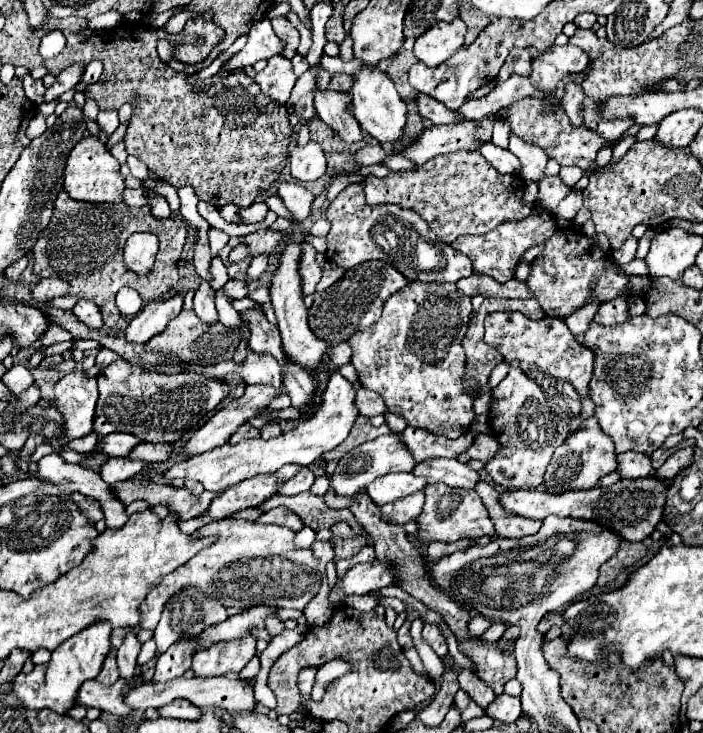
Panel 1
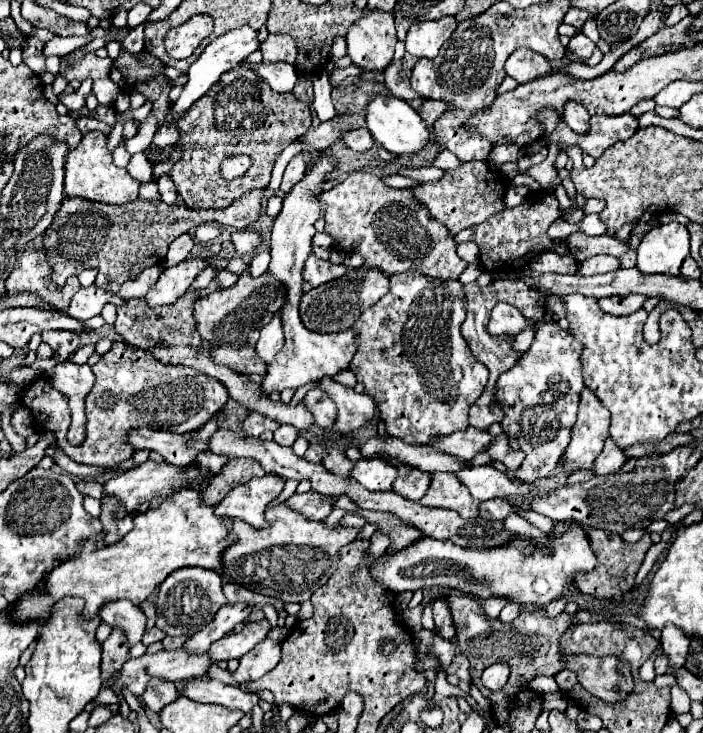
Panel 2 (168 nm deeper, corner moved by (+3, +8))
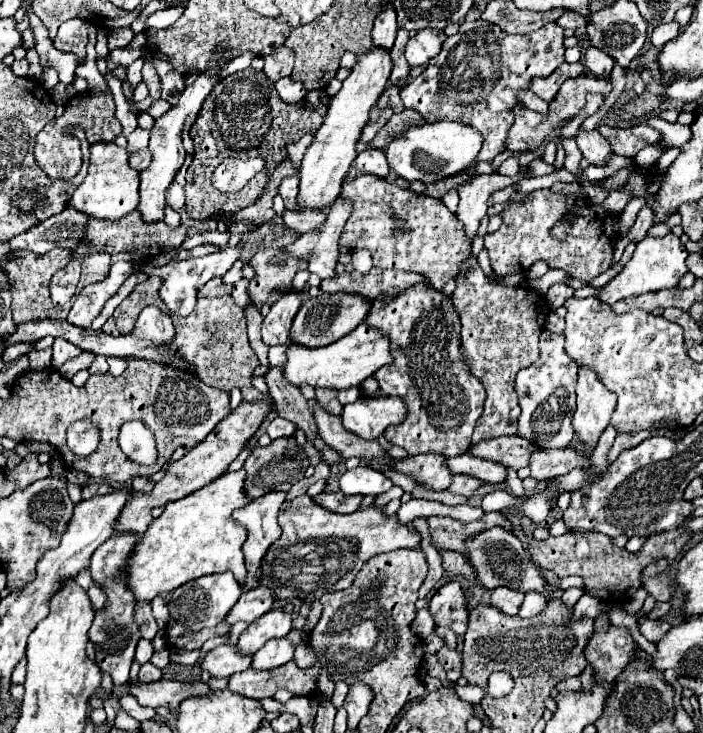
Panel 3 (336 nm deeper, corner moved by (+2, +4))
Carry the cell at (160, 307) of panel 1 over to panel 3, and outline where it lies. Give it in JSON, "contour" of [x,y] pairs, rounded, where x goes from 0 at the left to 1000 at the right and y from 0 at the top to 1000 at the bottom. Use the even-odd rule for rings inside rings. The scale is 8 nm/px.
{"contour":[[[321,336],[316,338],[313,344],[307,347],[296,347],[290,352],[270,352],[270,355],[256,355],[256,357],[245,357],[245,360],[236,360],[236,363],[220,364],[215,357],[201,363],[201,368],[212,377],[228,377],[230,379],[230,390],[228,390],[228,407],[230,412],[239,417],[239,423],[245,428],[253,428],[253,431],[267,431],[276,417],[279,417],[279,401],[282,396],[302,379],[307,377],[319,377],[330,363],[333,357],[341,352],[341,336]]]}

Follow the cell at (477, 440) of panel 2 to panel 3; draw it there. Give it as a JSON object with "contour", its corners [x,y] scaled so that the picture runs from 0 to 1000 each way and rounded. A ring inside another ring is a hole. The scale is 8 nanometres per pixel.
{"contour":[[[708,595],[700,600],[688,600],[677,608],[669,608],[669,619],[680,625],[691,625],[700,630],[711,630],[723,638],[740,641],[754,636],[757,617],[765,617],[768,611],[762,606],[754,606],[754,600],[743,595]]]}

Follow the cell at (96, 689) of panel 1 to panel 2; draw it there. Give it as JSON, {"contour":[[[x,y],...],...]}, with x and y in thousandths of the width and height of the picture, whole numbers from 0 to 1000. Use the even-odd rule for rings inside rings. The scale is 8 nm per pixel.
{"contour":[[[229,887],[223,892],[206,892],[201,898],[183,898],[172,917],[166,917],[166,922],[155,922],[155,925],[147,925],[147,939],[161,939],[166,947],[175,947],[175,941],[183,941],[186,947],[192,947],[195,952],[203,950],[206,939],[212,936],[212,928],[218,925],[226,925],[226,928],[246,928],[246,930],[263,930],[263,928],[272,928],[272,925],[286,925],[292,922],[294,911],[297,911],[300,900],[294,892],[283,892],[283,895],[272,895],[266,892],[263,887],[246,887],[246,889],[238,889],[238,887]]]}

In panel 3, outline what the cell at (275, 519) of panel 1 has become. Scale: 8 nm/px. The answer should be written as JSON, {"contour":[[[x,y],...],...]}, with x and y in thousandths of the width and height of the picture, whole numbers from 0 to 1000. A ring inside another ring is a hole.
{"contour":[[[475,671],[475,674],[452,674],[447,679],[455,690],[461,690],[469,698],[481,698],[481,701],[498,701],[506,698],[518,682],[518,677],[489,677],[486,671]]]}

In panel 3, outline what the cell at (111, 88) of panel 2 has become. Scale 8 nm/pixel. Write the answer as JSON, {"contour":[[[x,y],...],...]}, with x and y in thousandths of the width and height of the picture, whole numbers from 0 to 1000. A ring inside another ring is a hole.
{"contour":[[[128,40],[125,60],[122,61],[122,85],[119,85],[117,90],[111,90],[108,101],[117,104],[117,106],[122,106],[125,120],[131,120],[131,123],[137,123],[137,126],[154,126],[154,117],[151,117],[151,112],[148,112],[148,106],[145,106],[139,90],[137,90],[137,57],[137,45],[134,40]]]}

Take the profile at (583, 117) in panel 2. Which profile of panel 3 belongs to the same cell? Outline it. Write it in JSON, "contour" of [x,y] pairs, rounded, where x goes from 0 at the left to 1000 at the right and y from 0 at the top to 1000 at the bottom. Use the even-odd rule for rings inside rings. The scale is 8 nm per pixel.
{"contour":[[[825,177],[819,186],[819,194],[828,213],[845,226],[862,226],[865,218],[873,213],[868,196],[859,191],[859,186],[851,177],[842,177],[842,180]]]}

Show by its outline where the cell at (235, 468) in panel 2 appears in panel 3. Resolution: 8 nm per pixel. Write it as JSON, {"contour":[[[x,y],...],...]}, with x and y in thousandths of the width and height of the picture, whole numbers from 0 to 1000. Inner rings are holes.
{"contour":[[[395,598],[381,611],[364,608],[358,614],[358,619],[353,622],[353,628],[347,630],[350,674],[353,674],[353,679],[367,679],[367,677],[376,677],[390,668],[410,671],[415,660],[421,660],[424,655],[432,652],[432,644],[438,636],[441,636],[441,625],[435,622],[432,611],[424,608],[424,603],[418,598]]]}

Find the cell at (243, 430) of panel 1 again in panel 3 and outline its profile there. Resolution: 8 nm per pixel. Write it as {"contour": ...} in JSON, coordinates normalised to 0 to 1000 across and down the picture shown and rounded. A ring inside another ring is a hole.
{"contour":[[[390,570],[387,573],[387,578],[381,581],[381,595],[387,598],[387,600],[393,600],[393,598],[404,598],[404,595],[415,595],[421,589],[421,581],[413,576],[413,573],[407,573],[407,570]]]}

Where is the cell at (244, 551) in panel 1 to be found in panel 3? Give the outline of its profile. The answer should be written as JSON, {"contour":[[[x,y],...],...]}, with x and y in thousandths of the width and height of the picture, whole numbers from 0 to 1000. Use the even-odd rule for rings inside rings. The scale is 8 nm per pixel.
{"contour":[[[432,674],[418,679],[415,685],[404,685],[404,723],[401,723],[401,731],[381,750],[378,761],[373,764],[370,797],[390,802],[398,819],[435,816],[444,821],[464,808],[492,805],[504,794],[504,786],[512,780],[515,769],[529,759],[543,753],[558,753],[566,748],[592,748],[595,742],[597,742],[597,726],[589,720],[580,720],[578,715],[569,715],[563,701],[549,704],[546,693],[541,690],[515,693],[515,696],[506,696],[504,701],[475,701]]]}

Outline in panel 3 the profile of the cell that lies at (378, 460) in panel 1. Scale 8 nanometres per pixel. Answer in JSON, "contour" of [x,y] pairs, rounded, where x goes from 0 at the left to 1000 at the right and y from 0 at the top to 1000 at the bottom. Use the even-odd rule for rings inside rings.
{"contour":[[[657,619],[657,622],[646,622],[637,625],[637,638],[643,641],[643,647],[666,647],[674,652],[683,652],[688,658],[706,660],[706,658],[720,658],[720,636],[714,633],[703,633],[697,628],[686,628],[677,625],[671,619]]]}

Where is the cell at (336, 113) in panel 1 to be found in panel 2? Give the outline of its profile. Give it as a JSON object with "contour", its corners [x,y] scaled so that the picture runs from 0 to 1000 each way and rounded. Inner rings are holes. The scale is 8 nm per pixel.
{"contour":[[[516,172],[502,175],[502,177],[491,177],[485,191],[491,194],[491,199],[496,199],[499,205],[508,205],[508,207],[519,207],[519,205],[525,205],[531,199],[531,188],[528,188],[525,177],[516,175]]]}

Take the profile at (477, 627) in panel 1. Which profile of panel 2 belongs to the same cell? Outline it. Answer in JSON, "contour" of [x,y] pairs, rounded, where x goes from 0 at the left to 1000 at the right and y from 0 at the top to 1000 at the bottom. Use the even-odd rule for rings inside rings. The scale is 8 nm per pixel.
{"contour":[[[693,816],[693,819],[687,821],[687,832],[690,832],[690,838],[696,838],[698,843],[707,843],[710,835],[713,835],[713,829],[716,829],[721,821],[724,821],[724,819],[718,819],[718,816]]]}

